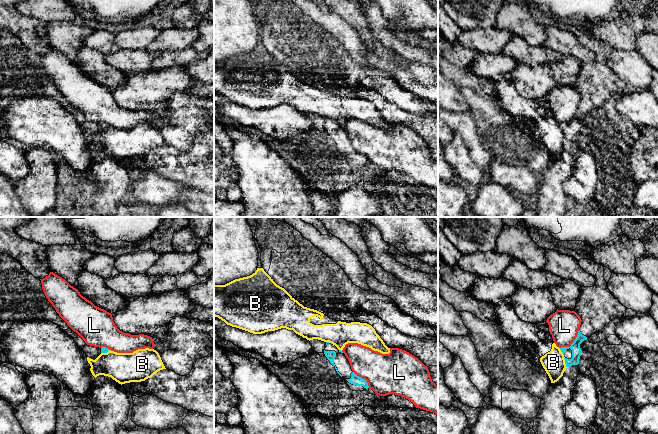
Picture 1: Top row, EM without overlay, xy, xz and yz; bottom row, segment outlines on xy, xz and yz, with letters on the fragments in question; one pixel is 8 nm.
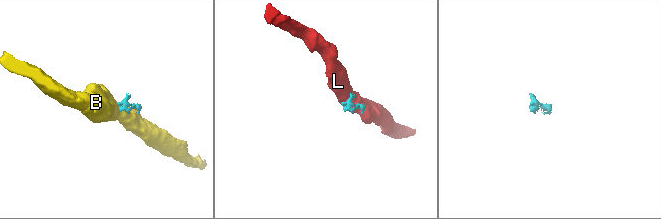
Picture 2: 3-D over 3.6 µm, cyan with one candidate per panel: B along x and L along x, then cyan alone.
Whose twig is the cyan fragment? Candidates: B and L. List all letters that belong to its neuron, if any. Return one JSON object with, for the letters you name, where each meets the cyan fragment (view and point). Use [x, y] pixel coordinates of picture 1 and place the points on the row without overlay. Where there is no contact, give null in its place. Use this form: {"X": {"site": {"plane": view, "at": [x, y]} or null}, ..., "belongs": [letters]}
{"belongs": []}

